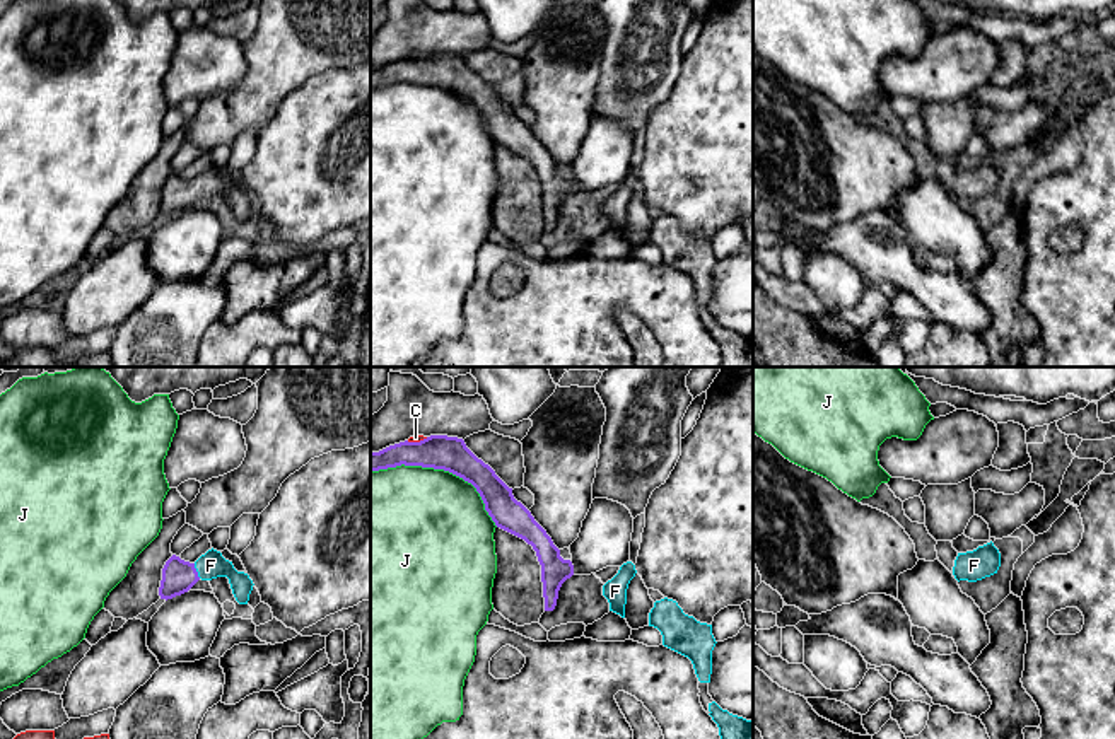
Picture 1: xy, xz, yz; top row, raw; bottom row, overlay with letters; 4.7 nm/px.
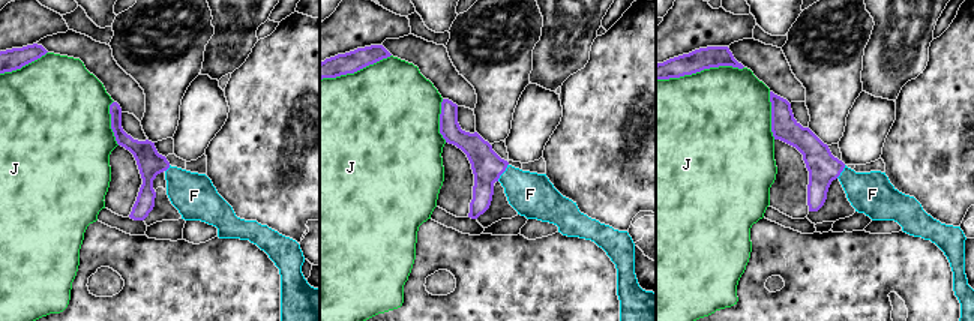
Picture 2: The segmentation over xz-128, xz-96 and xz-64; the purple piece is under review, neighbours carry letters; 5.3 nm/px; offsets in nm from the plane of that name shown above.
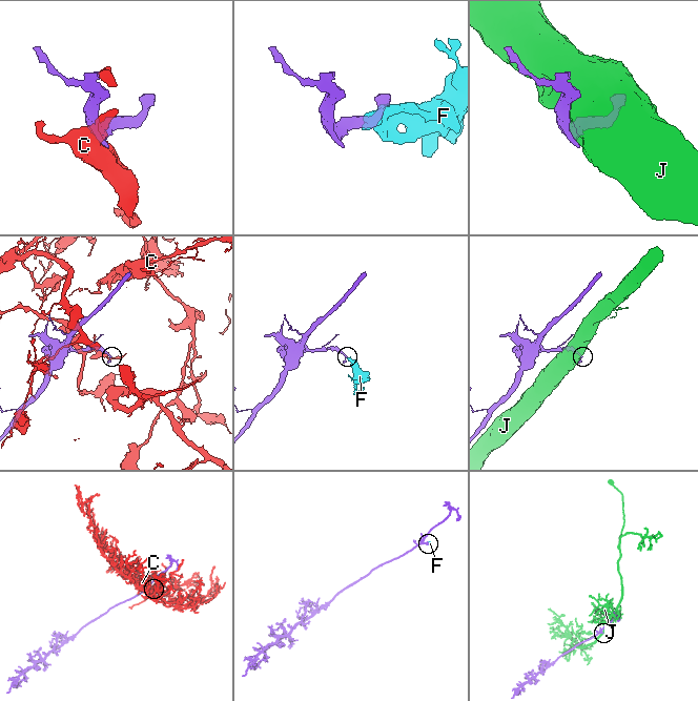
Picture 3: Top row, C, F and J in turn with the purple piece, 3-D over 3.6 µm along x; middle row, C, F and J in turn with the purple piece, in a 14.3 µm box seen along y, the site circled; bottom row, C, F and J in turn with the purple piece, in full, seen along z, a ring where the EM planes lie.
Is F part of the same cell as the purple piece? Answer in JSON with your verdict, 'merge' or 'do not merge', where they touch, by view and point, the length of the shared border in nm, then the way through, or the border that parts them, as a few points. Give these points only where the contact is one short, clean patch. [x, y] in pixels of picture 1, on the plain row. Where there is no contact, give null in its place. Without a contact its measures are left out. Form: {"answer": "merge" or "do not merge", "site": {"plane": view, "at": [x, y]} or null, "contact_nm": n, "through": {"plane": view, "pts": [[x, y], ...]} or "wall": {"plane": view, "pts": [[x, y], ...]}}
{"answer": "merge", "site": {"plane": "xy", "at": [195, 188]}, "contact_nm": 80, "through": {"plane": "xy", "pts": [[178, 193], [195, 188], [210, 183]]}}

